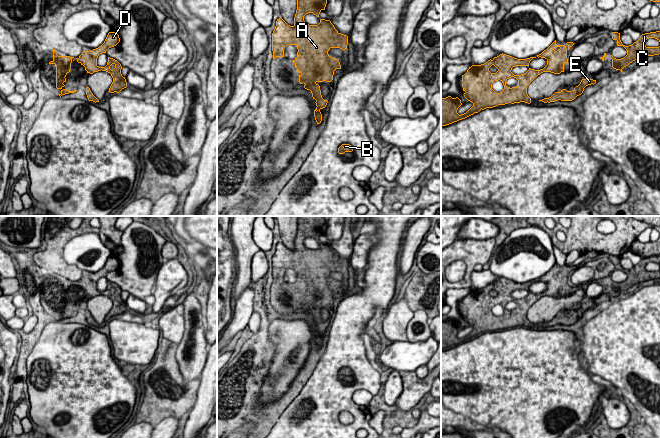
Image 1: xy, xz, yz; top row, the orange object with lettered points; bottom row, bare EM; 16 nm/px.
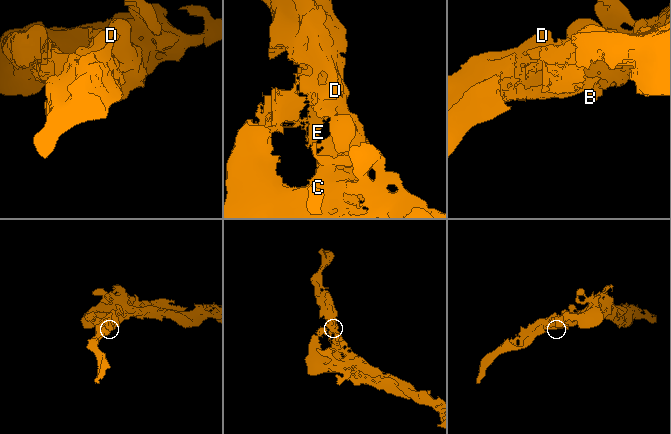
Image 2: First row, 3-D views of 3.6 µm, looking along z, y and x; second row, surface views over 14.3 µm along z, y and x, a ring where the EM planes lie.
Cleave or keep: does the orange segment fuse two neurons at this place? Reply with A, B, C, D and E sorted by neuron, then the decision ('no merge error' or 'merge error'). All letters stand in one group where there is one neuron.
groups A B C D E; no merge error

